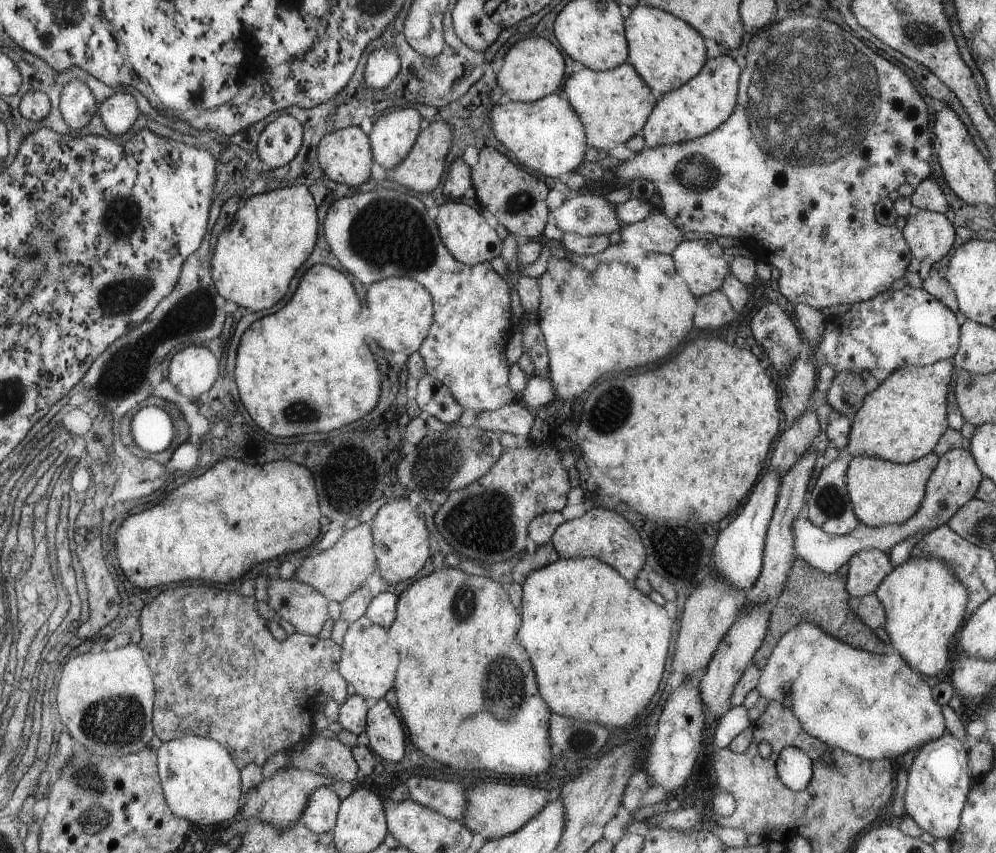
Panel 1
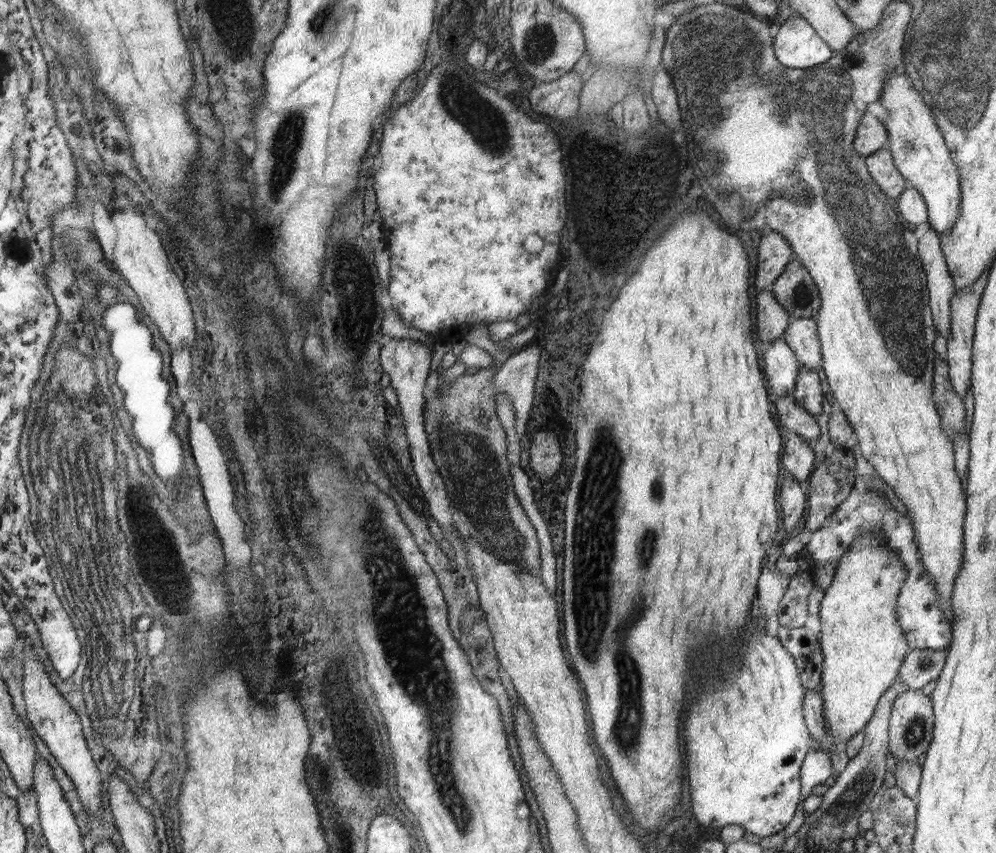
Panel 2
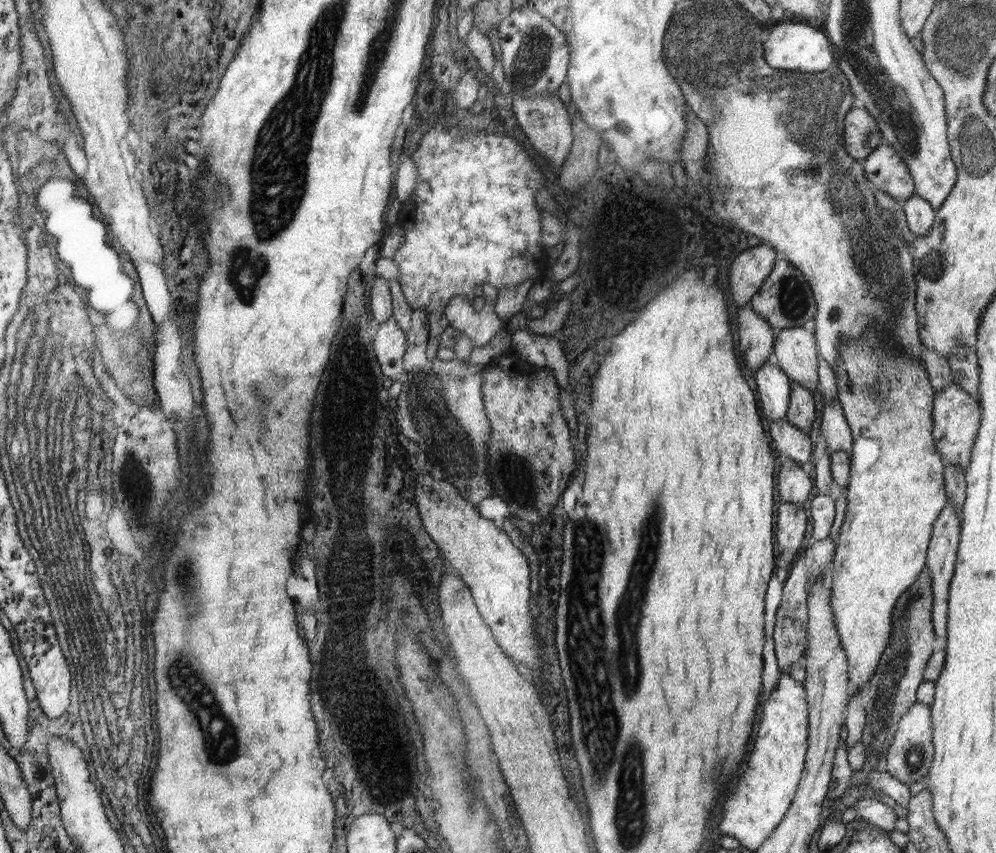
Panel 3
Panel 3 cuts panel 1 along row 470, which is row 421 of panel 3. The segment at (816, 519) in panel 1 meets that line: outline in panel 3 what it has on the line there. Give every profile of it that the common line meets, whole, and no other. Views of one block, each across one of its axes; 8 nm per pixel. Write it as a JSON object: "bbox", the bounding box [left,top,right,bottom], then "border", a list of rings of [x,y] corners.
{"bbox":[820,399,853,455],"border":[[[828,399],[822,409],[822,423],[820,425],[820,448],[828,450],[831,455],[837,450],[851,453],[853,448],[853,433],[845,418],[841,401]]]}

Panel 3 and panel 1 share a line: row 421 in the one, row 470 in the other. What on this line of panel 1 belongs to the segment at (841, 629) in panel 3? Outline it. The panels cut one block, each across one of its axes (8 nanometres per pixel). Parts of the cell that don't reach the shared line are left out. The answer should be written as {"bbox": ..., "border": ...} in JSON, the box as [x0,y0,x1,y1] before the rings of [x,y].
{"bbox":[848,453,940,527],"border":[[[928,453],[908,464],[894,464],[874,456],[854,456],[848,470],[848,492],[857,518],[871,527],[902,524],[918,513],[925,500],[925,487],[940,457]]]}

